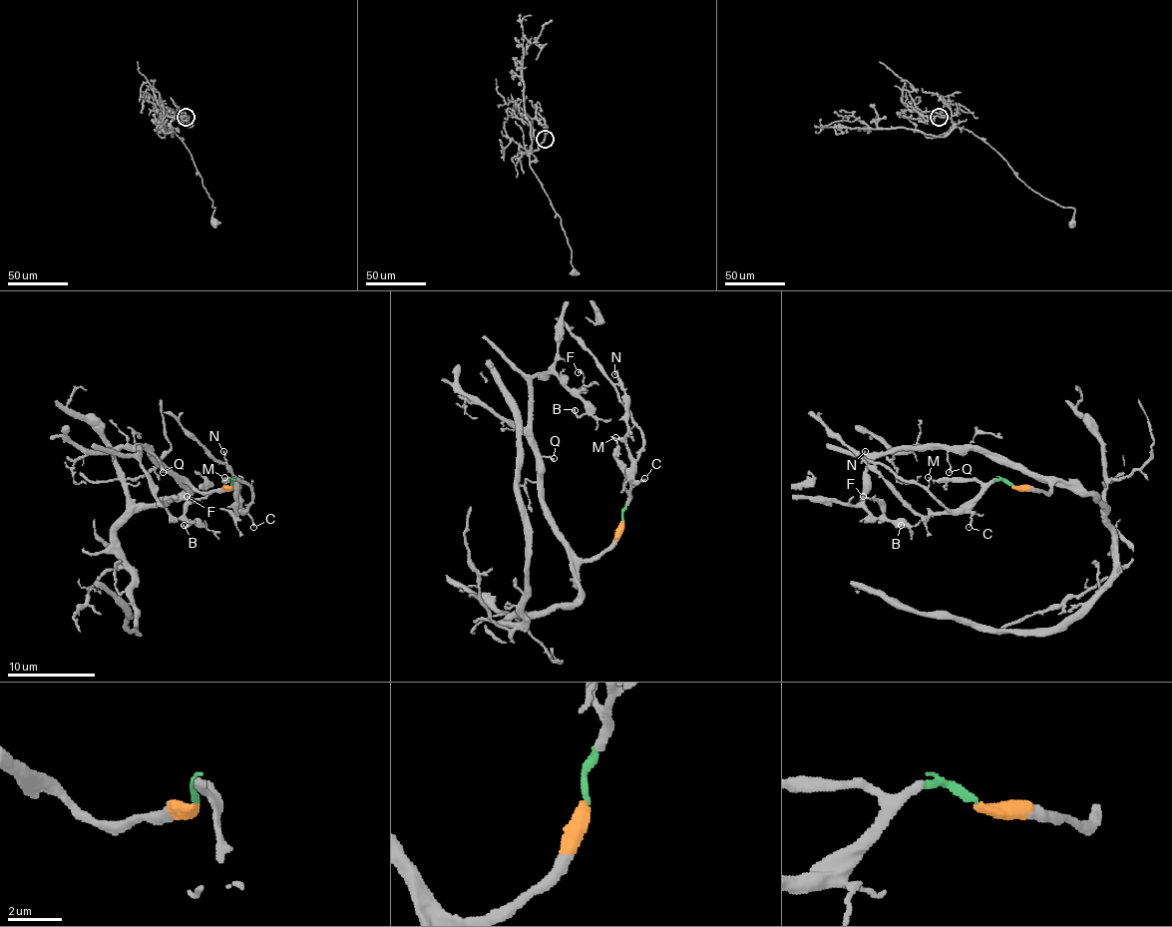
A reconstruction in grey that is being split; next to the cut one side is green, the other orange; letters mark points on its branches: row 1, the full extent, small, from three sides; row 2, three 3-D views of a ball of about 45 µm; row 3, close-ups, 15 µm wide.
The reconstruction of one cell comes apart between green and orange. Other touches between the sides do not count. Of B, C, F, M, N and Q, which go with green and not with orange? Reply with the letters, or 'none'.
C, M, N

